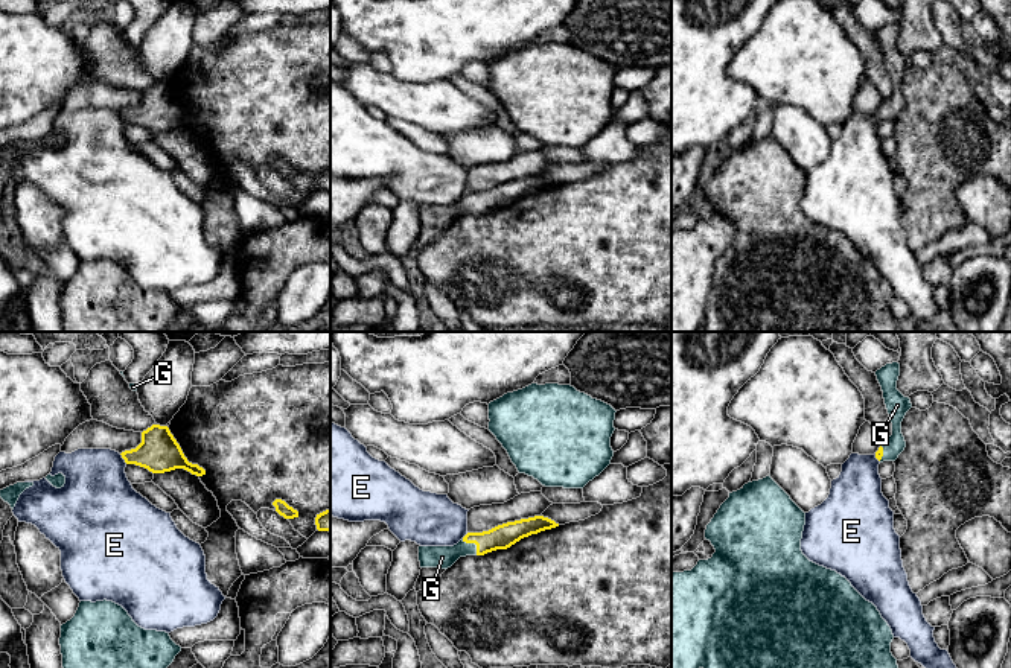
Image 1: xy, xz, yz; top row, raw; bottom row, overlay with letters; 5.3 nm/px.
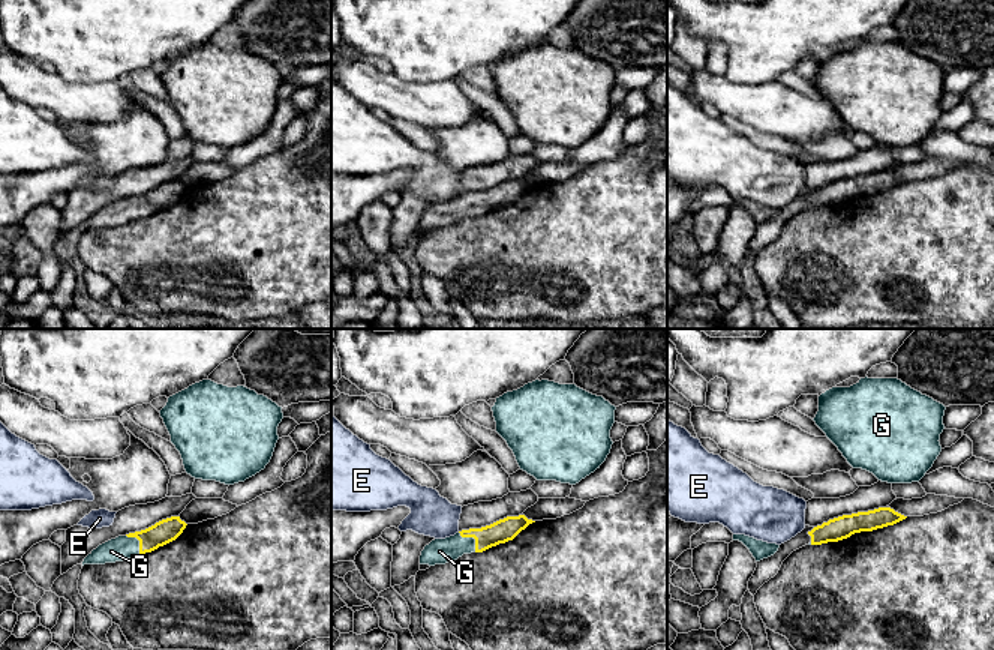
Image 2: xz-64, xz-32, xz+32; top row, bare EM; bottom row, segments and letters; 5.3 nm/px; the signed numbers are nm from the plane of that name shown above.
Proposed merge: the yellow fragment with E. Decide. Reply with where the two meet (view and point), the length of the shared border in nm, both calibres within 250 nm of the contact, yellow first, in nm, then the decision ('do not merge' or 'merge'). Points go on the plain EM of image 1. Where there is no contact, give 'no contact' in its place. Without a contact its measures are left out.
xy (122, 116) | 70 nm | 220/360 nm | do not merge

